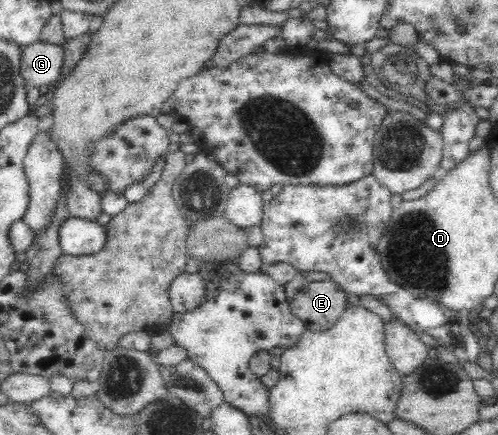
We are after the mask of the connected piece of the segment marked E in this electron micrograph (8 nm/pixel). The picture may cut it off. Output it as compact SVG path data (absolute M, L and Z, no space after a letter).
M332 280L311 281L290 299L291 313L303 320L305 329L325 331L335 325L348 304L348 295Z

